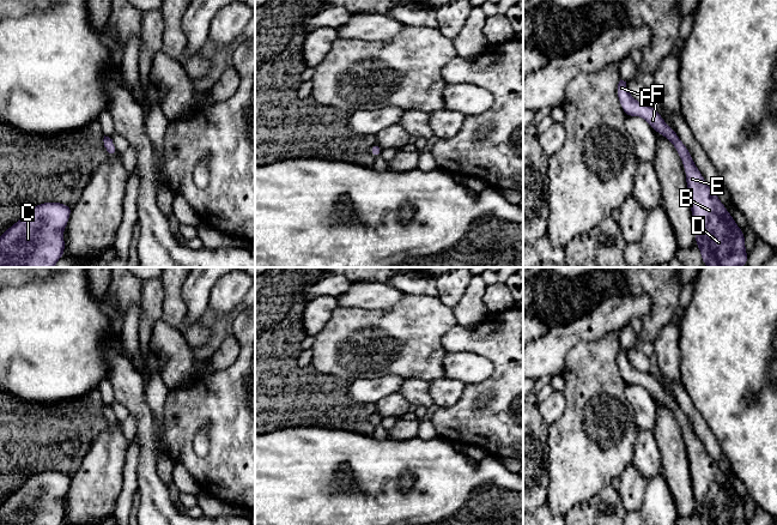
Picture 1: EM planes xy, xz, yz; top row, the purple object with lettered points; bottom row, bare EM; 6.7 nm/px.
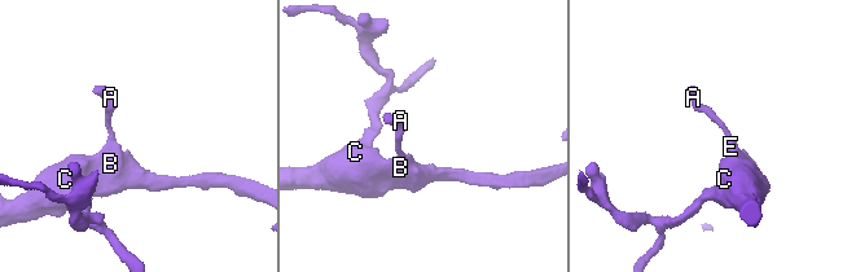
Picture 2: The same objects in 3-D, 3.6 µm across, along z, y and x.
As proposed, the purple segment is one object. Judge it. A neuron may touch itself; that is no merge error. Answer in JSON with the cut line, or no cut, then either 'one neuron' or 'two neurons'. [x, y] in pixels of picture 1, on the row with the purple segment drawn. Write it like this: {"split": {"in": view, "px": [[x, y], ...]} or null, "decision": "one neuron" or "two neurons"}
{"split": null, "decision": "one neuron"}

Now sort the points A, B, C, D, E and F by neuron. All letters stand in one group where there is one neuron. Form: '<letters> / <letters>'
A B C D E F

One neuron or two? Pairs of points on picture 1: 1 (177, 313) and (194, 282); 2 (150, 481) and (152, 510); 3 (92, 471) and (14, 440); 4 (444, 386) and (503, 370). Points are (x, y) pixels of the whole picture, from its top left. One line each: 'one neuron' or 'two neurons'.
1: two neurons
2: one neuron
3: two neurons
4: two neurons

